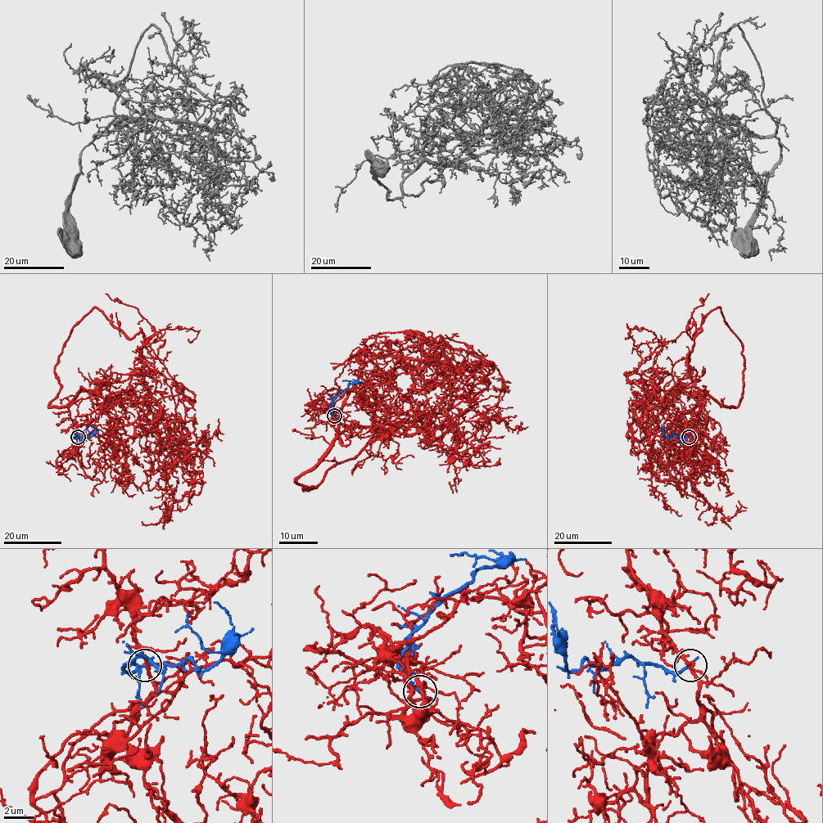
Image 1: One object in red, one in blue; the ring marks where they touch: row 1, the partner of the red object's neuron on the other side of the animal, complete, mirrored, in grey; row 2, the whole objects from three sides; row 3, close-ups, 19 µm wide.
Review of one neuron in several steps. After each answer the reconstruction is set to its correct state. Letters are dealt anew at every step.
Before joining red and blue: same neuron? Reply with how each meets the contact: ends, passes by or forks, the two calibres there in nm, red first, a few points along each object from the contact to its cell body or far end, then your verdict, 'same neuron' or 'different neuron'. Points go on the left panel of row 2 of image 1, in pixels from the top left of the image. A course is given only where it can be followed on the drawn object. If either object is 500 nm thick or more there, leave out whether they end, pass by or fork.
red forks; blue ends; calibres 190 and 240 nm; course red (78, 436), (68, 408), (92, 392), (80, 387), (170, 421), (196, 476), (169, 518), (165, 501); course blue (78, 436), (91, 437), (95, 429), (92, 424); different neuron

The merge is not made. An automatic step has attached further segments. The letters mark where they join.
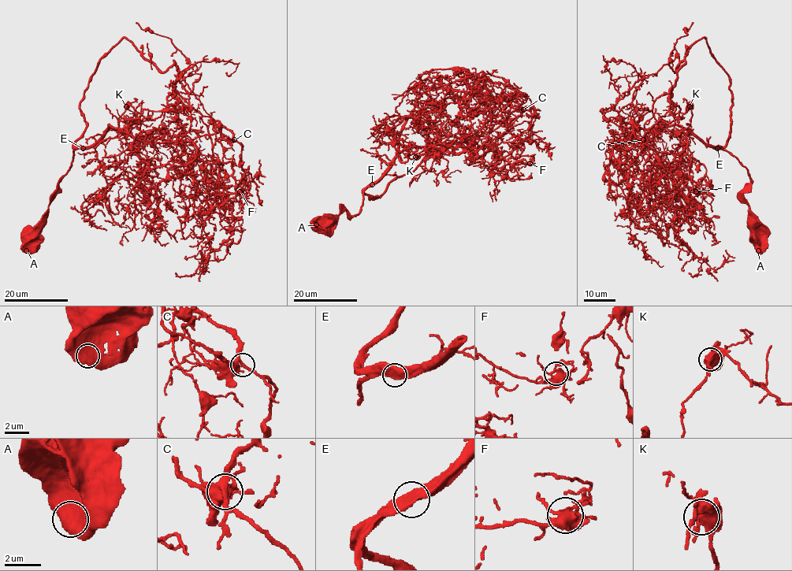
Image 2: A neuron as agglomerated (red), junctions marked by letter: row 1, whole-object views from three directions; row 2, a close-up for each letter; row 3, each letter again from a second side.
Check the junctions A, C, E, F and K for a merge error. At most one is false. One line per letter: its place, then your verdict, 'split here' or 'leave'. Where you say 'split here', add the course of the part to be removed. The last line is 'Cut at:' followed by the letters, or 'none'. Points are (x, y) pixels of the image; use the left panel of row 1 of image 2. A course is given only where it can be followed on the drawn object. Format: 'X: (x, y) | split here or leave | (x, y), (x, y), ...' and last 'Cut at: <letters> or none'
A: (26, 250) | leave
C: (234, 139) | leave
E: (83, 148) | leave
F: (239, 191) | leave
K: (126, 106) | leave
Cut at: none

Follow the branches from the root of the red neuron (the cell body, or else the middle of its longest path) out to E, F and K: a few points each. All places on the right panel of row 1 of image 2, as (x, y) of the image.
E: (757, 234), (748, 225), (749, 205), (743, 197), (743, 190), (750, 183), (749, 174), (734, 156), (717, 148)
F: (757, 234), (748, 225), (746, 168), (724, 148), (682, 130), (685, 148), (674, 161), (702, 180), (696, 191)
K: (757, 234), (748, 225), (746, 168), (687, 130), (667, 133), (652, 112), (666, 94), (681, 119), (689, 106)

